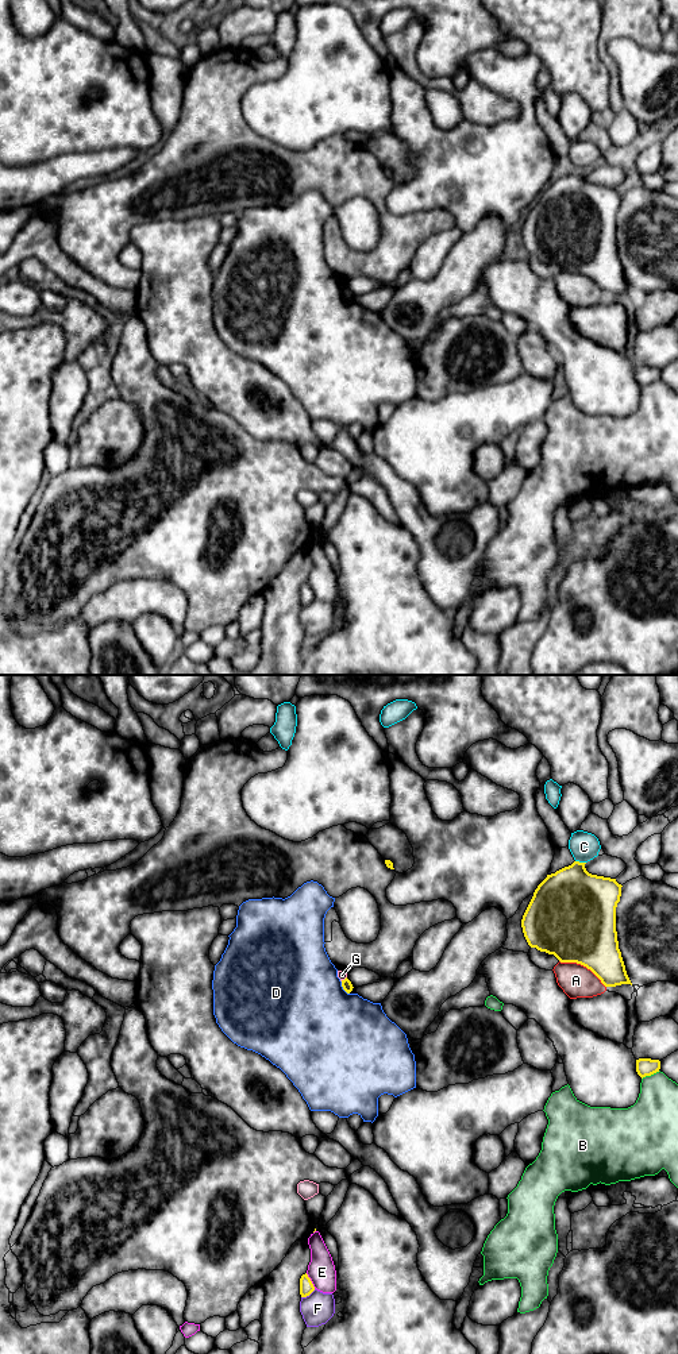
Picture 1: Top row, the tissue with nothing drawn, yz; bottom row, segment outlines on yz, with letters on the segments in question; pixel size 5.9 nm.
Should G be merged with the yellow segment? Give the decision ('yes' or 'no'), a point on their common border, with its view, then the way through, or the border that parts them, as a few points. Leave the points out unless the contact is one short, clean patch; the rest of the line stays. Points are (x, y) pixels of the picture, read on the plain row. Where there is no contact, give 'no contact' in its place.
no | yz (345, 288) | along yz (346, 285), (341, 289)

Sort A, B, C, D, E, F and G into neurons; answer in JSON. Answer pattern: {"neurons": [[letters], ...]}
{"neurons": [["A"], ["B"], ["C", "G"], ["D"], ["E"], ["F"]]}

